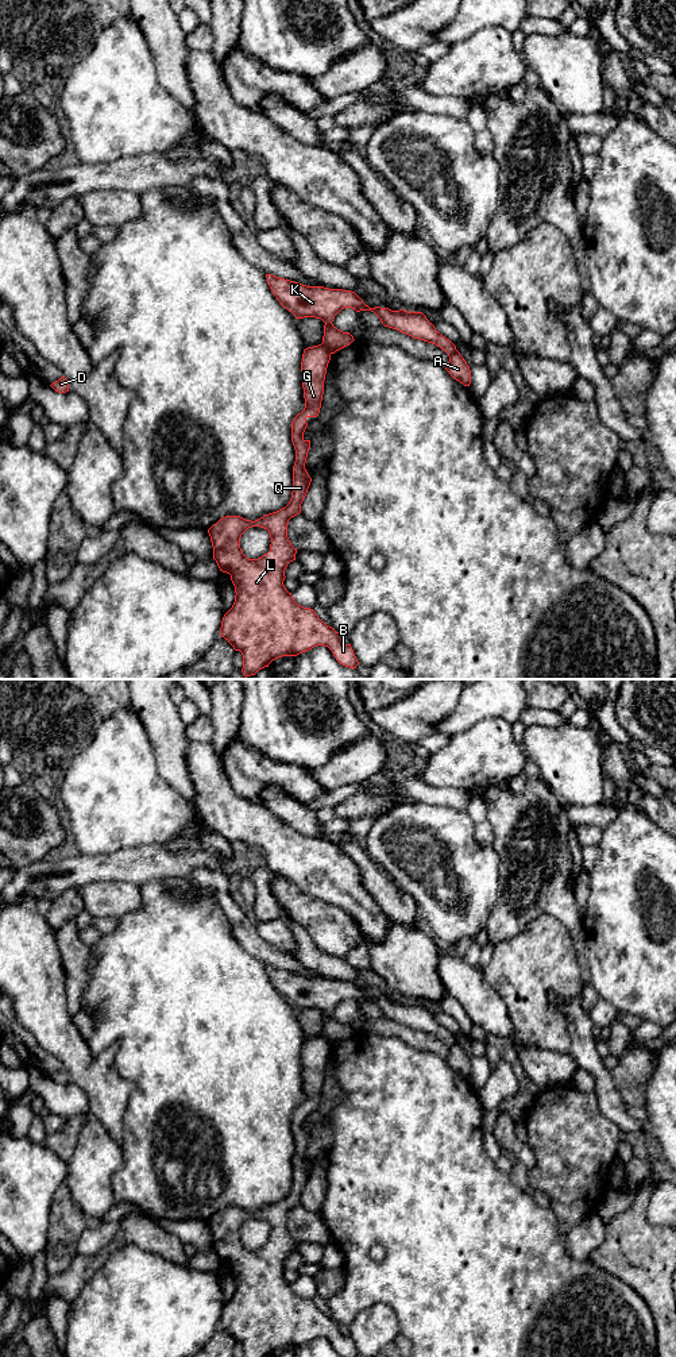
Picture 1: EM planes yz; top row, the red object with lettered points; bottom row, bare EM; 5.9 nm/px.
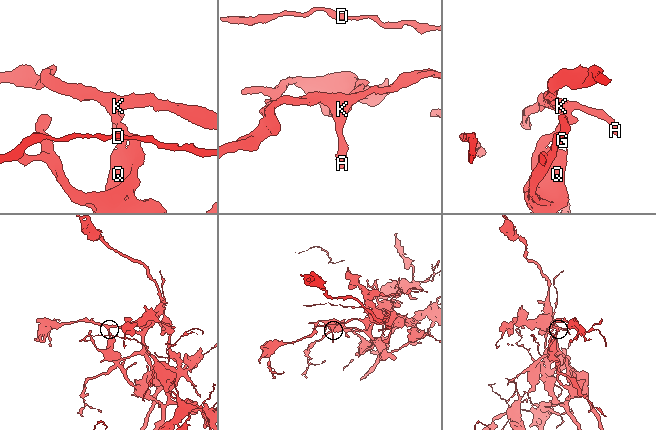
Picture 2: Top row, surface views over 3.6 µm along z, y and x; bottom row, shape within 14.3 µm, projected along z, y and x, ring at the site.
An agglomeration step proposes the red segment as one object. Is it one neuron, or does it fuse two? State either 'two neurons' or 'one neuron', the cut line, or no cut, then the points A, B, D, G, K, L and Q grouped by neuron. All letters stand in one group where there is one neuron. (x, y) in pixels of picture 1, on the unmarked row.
two neurons; cut yz (320, 1036), (329, 1045); groups A K / B D G L Q

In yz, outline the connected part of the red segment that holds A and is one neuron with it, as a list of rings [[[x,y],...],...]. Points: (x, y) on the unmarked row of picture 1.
[[[266,965],[266,969],[273,986],[295,1010],[316,1009],[325,1014],[321,1037],[324,1037],[329,1045],[335,1045],[355,1032],[349,1023],[343,1023],[332,1015],[335,1007],[344,999],[352,999],[356,1003],[371,1002],[381,1010],[385,1018],[436,1036],[444,1041],[449,1048],[445,1061],[453,1071],[464,1077],[470,1077],[470,1057],[456,1041],[456,1037],[443,1028],[422,1003],[391,1002],[381,998],[370,999],[351,982],[306,978],[273,965]]]

